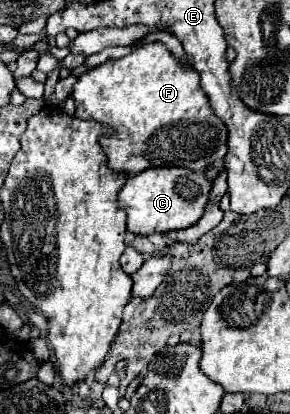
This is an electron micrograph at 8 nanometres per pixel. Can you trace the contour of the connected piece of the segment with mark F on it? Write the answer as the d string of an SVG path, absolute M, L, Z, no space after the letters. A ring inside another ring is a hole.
M154 42L136 48L132 54L104 62L84 72L74 84L72 98L76 102L76 114L80 120L94 120L112 130L110 136L100 136L100 144L108 156L108 164L116 172L134 176L146 168L158 166L182 166L194 172L202 172L206 166L220 162L226 156L226 126L212 112L206 94L200 88L200 76L194 68L182 68L178 60L166 50L166 46Z

